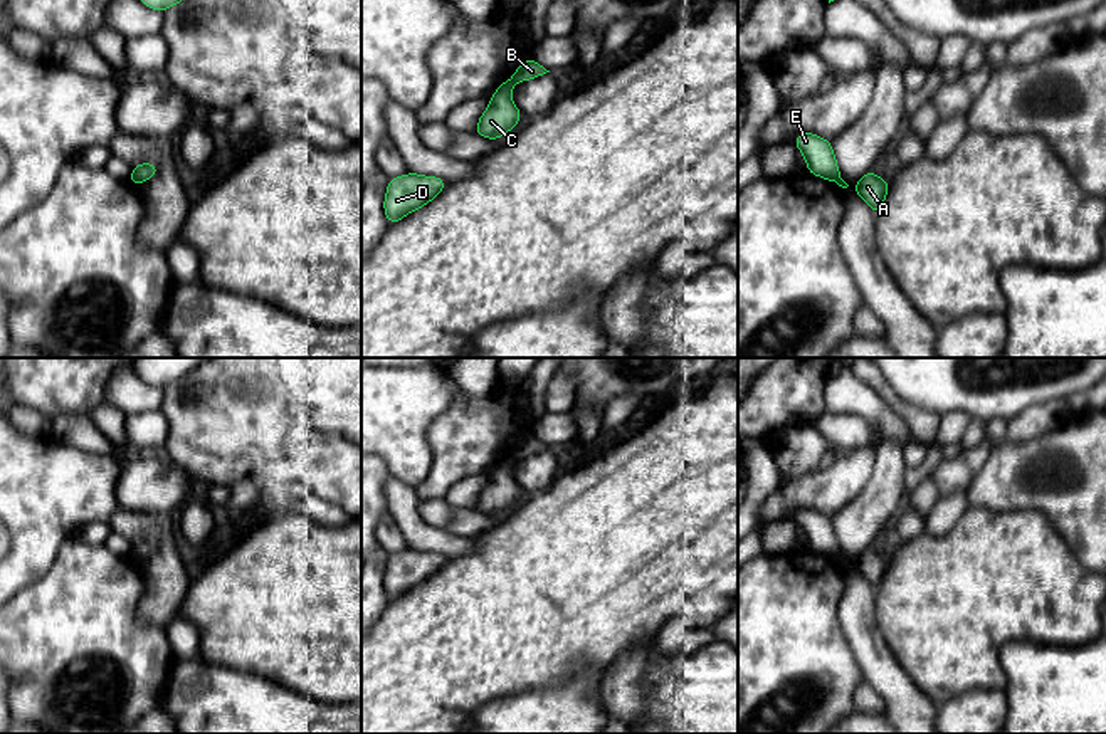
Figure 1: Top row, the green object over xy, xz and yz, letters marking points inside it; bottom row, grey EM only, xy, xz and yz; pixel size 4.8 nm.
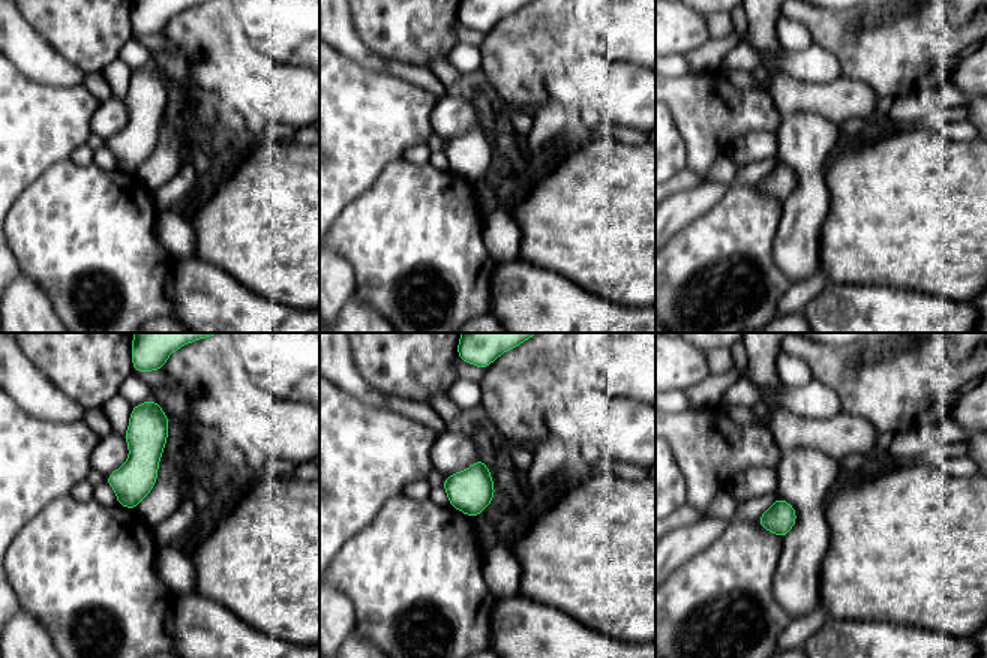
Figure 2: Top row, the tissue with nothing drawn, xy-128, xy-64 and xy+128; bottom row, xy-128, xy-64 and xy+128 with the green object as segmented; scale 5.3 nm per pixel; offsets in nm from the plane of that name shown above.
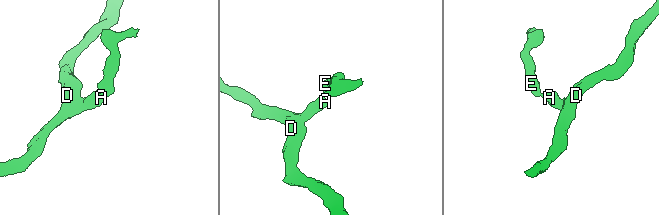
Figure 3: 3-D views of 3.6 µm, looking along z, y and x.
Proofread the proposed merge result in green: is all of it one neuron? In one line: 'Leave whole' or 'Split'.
Split

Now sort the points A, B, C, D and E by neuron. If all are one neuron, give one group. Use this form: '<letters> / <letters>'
A C D / B E

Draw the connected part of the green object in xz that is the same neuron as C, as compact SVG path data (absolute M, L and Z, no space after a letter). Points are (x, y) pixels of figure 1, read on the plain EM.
M504 457L494 467L489 482L481 490L476 511L498 517L509 506L516 506L518 497L523 494L523 489L516 484L511 475L514 459Z

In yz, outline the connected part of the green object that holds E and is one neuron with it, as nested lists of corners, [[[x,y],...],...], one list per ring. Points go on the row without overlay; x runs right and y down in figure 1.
[[[798,509],[793,519],[805,534],[810,551],[834,559],[839,558],[840,548],[832,526],[832,517],[827,517],[814,509]]]

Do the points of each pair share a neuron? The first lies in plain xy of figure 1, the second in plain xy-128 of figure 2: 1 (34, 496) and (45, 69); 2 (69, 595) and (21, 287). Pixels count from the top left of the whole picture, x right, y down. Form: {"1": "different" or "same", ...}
{"1": "different", "2": "different"}

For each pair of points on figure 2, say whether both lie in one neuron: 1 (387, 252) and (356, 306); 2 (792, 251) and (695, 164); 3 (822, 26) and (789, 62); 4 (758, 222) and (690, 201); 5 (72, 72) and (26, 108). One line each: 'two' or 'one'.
1: two
2: two
3: two
4: two
5: two

